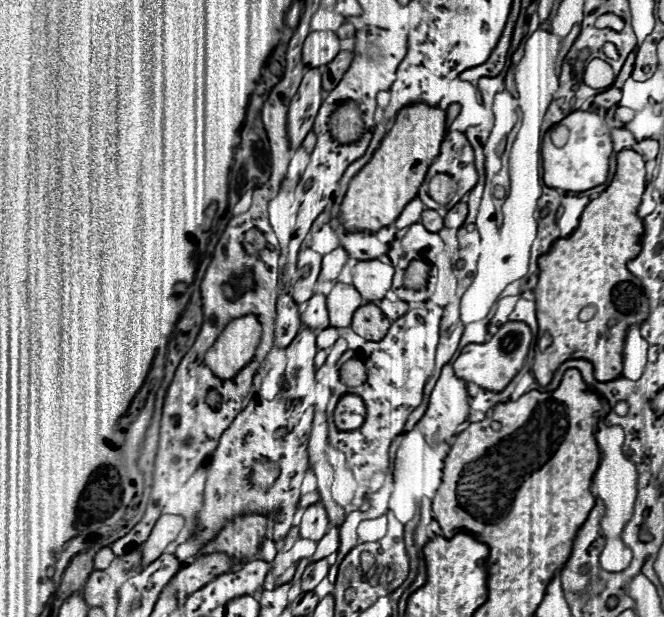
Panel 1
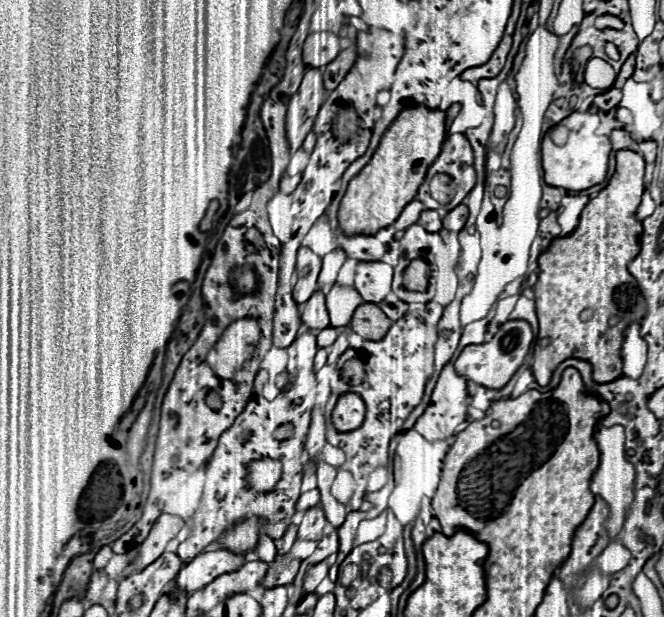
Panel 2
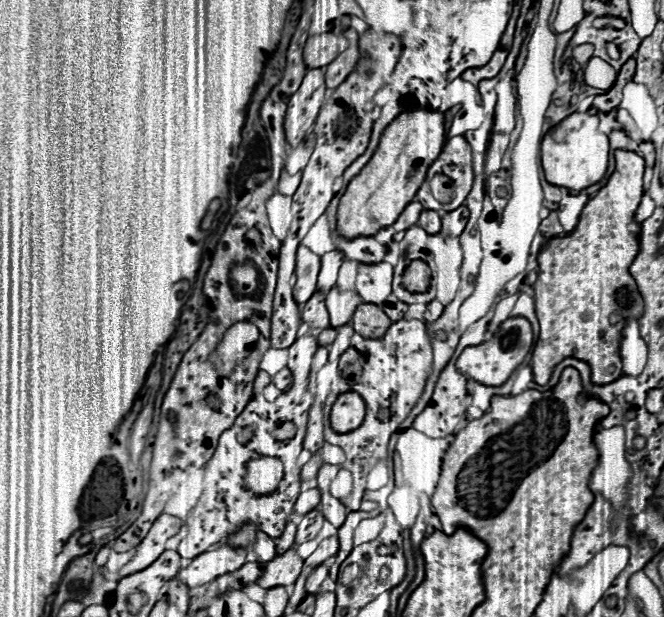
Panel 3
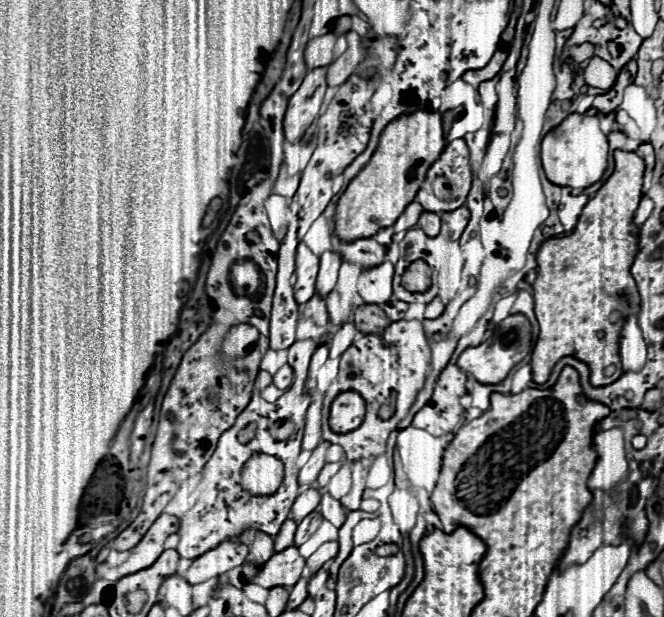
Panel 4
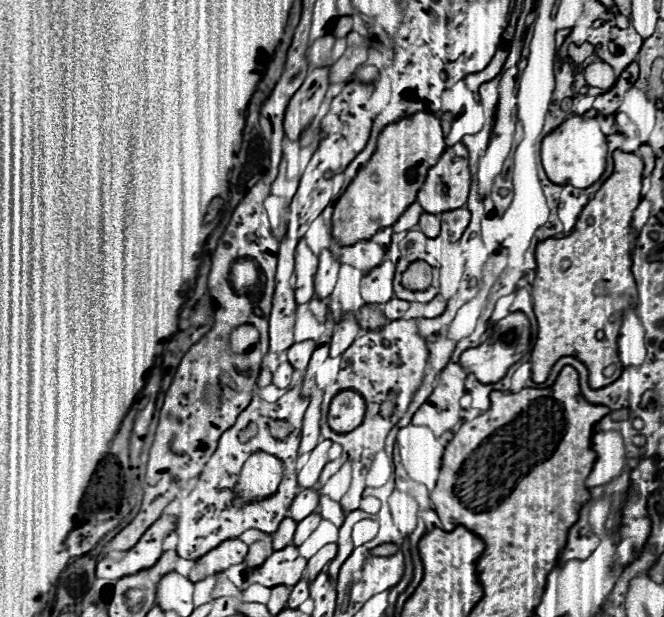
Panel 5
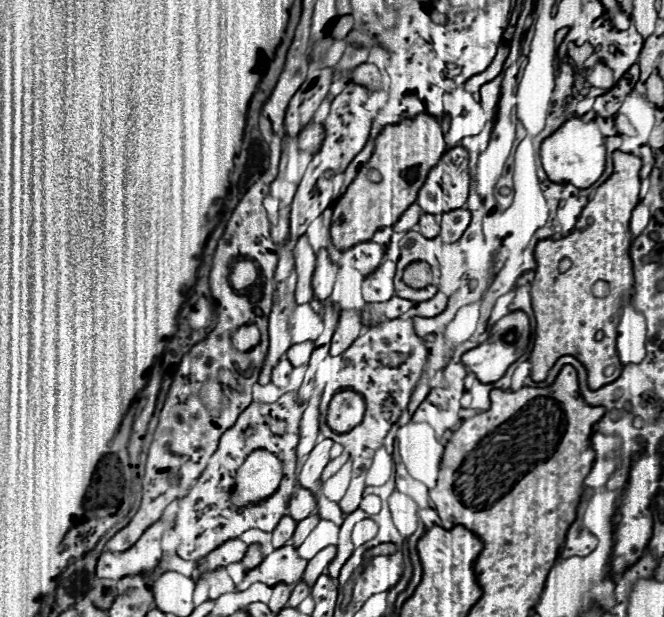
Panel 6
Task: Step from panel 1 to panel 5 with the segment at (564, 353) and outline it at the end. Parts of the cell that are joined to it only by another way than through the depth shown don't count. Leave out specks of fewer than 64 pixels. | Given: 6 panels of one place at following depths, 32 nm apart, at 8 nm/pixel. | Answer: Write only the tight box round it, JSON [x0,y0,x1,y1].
[530,152,642,388]

